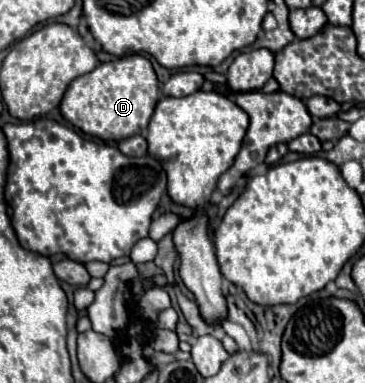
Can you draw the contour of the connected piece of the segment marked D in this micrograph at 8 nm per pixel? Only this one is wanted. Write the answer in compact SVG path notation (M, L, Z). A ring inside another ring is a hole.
M126 55L110 63L100 63L94 71L74 79L66 89L66 95L62 97L60 113L68 123L72 123L74 127L88 135L100 137L104 141L120 141L130 135L140 135L146 131L156 103L158 103L158 79L152 69L152 63L144 55Z

